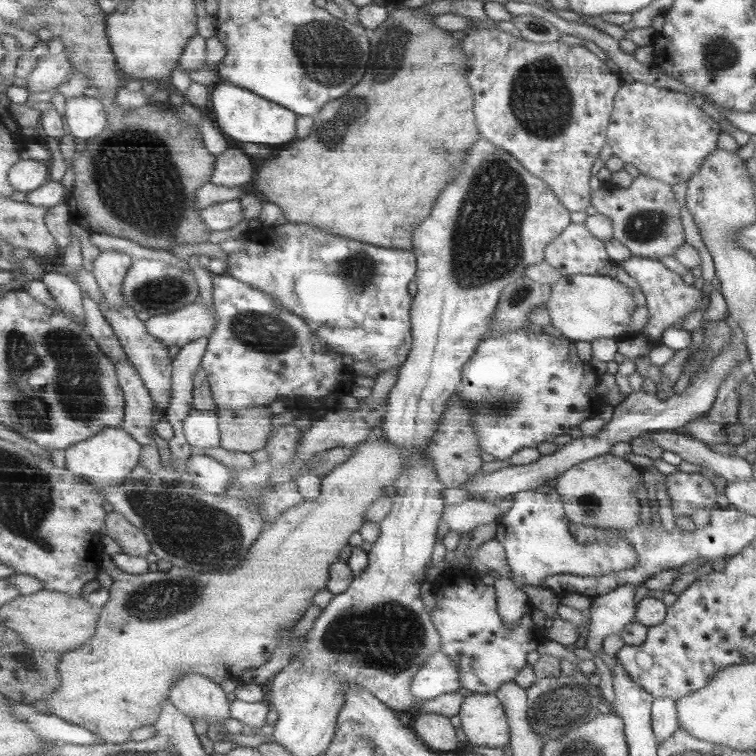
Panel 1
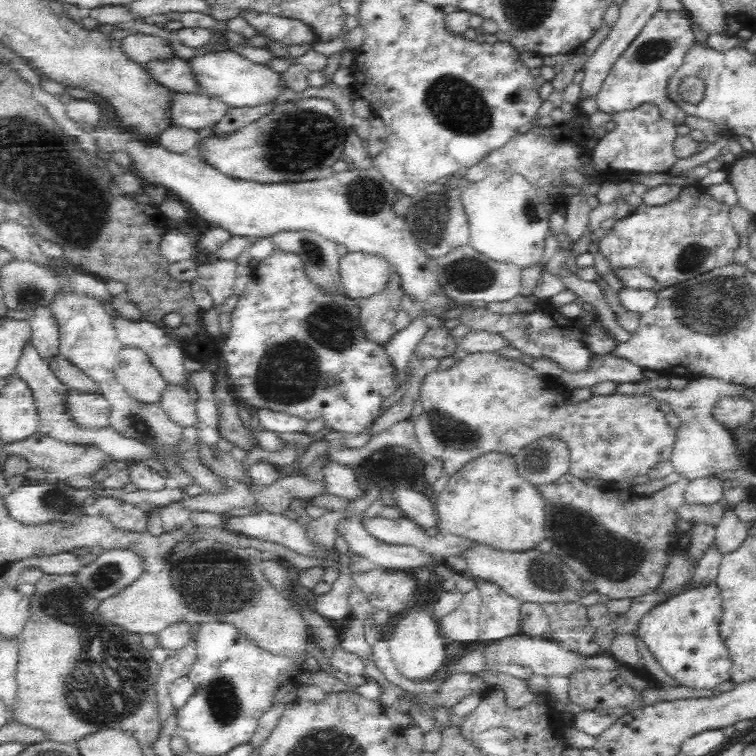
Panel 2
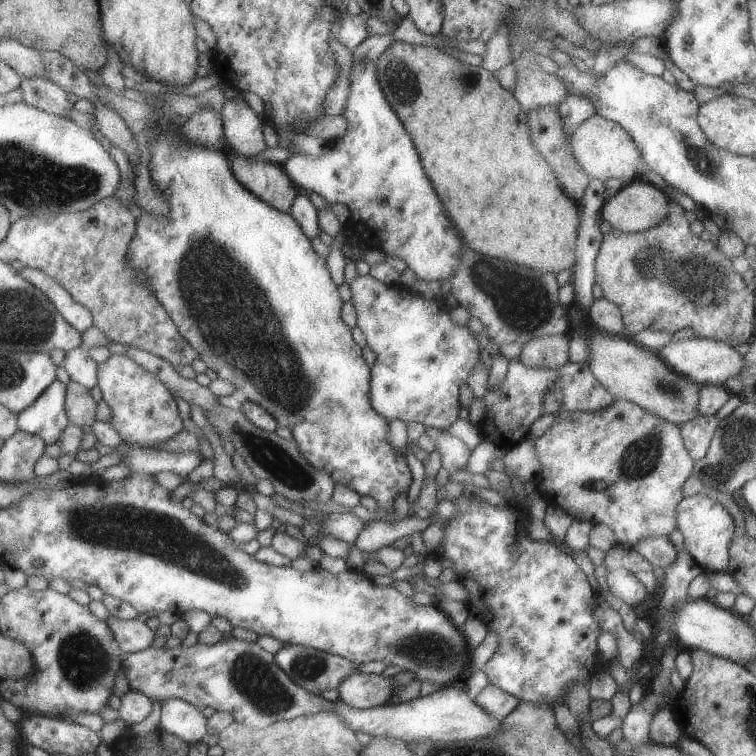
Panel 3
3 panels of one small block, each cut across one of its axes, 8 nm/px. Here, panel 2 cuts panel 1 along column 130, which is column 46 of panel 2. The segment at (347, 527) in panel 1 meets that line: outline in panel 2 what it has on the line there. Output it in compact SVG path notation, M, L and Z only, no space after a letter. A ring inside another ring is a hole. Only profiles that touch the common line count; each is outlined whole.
M43 573L34 586L28 621L17 634L19 657L13 674L16 700L7 709L5 722L41 730L46 741L58 743L70 744L88 733L117 728L130 732L140 744L154 744L161 728L155 689L161 665L154 661L149 647L141 645L140 635L99 619L96 616L99 600L90 598L72 574ZM80 660L96 660L100 668L76 668Z

